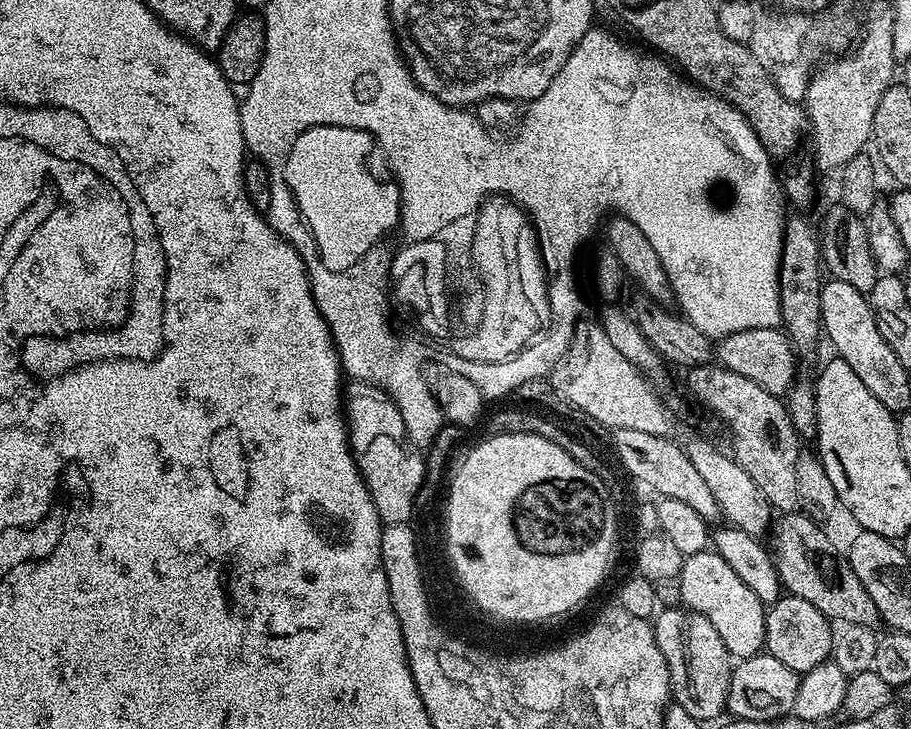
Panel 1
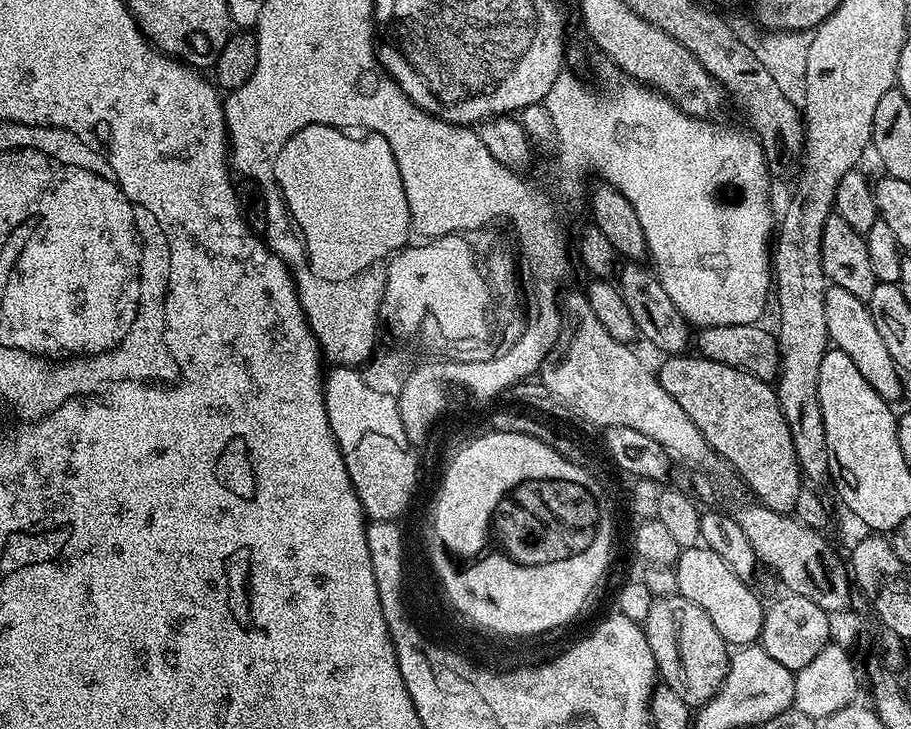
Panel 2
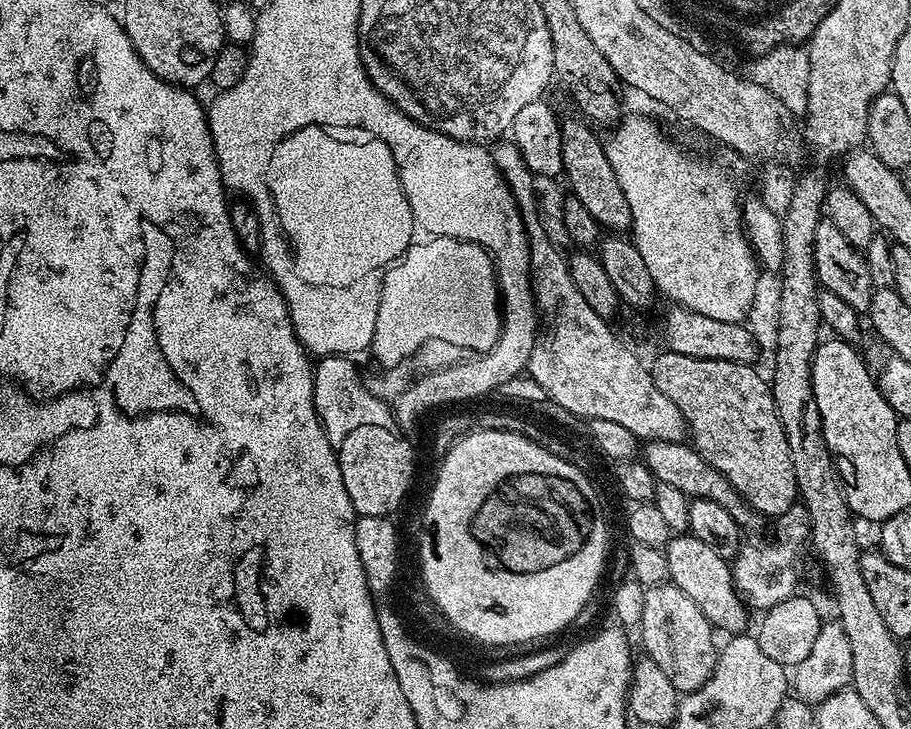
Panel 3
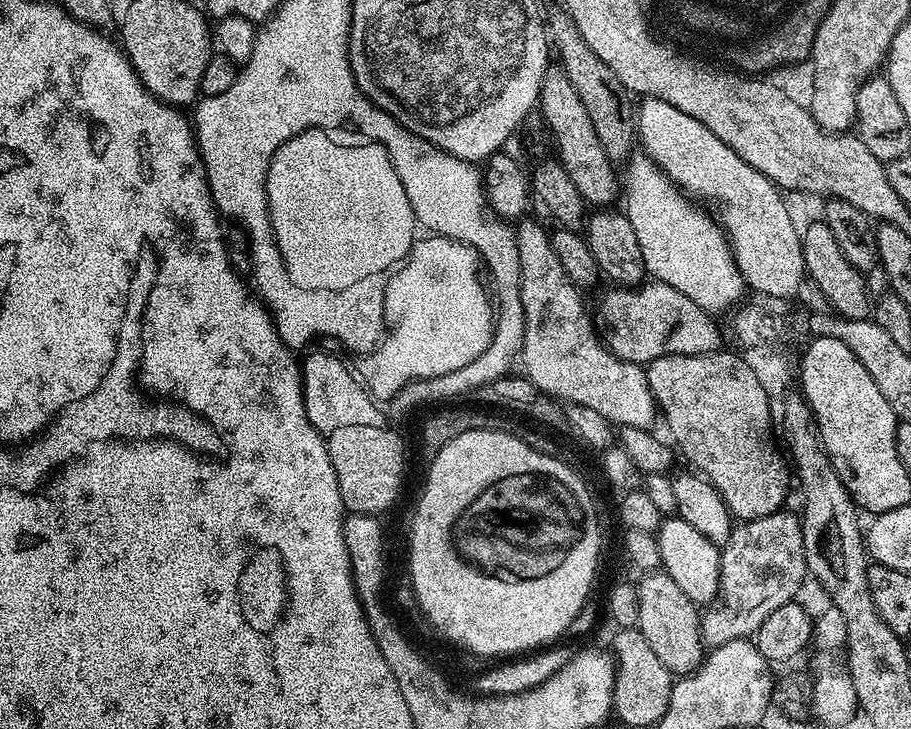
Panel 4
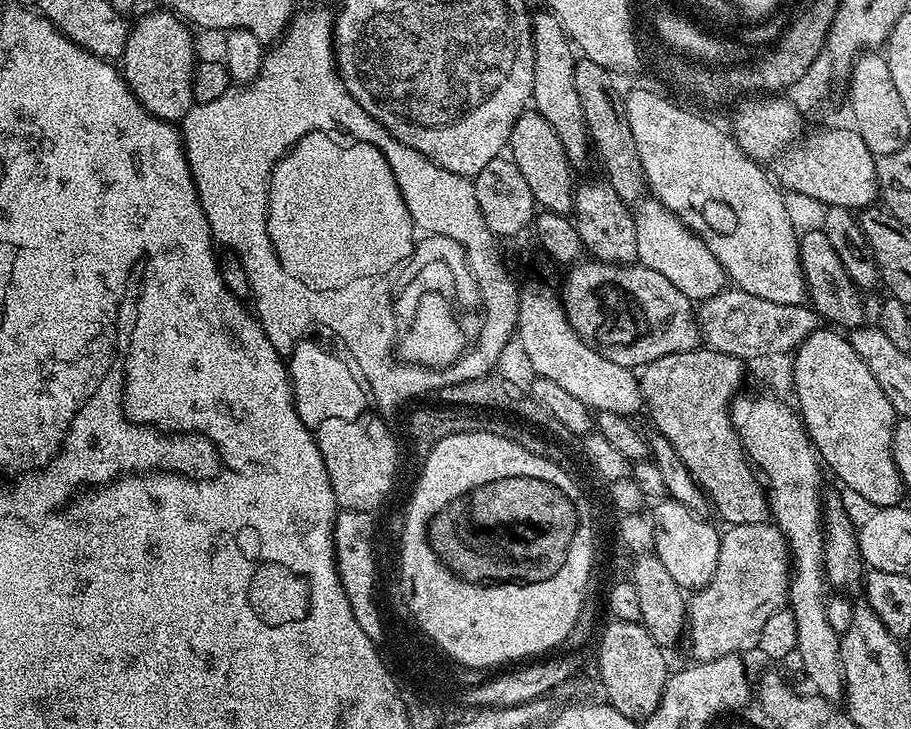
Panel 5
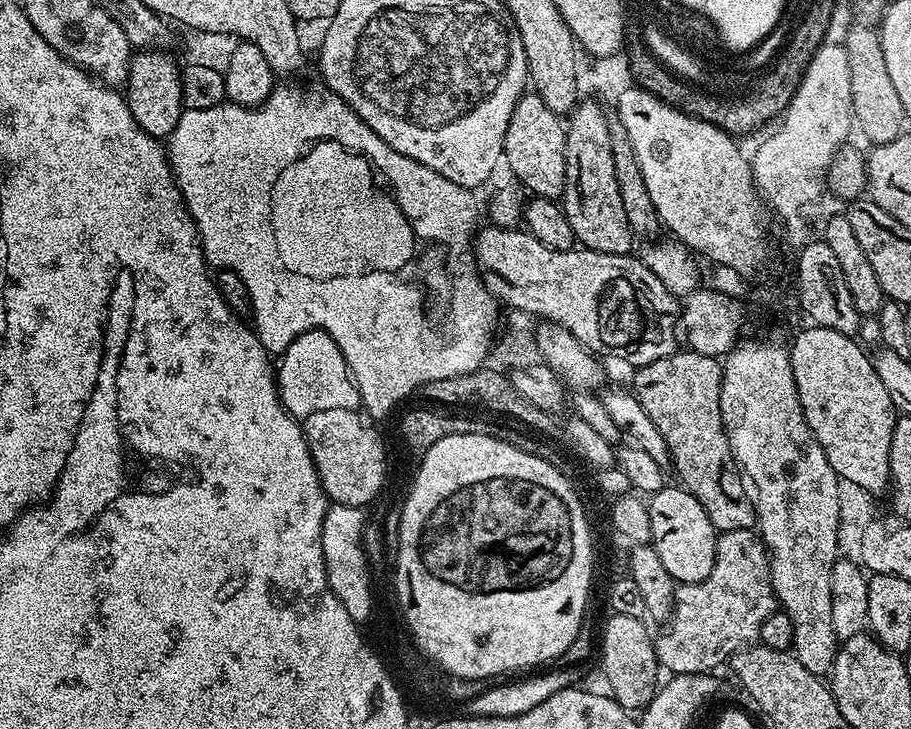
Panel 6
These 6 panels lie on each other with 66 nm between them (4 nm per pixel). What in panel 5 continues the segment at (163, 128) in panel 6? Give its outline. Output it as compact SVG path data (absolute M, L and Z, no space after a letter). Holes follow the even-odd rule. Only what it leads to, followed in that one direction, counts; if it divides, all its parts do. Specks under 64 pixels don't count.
M167 10L148 12L128 29L122 57L122 75L128 89L150 115L159 120L182 122L194 103L192 76L196 73L194 32L176 13Z

